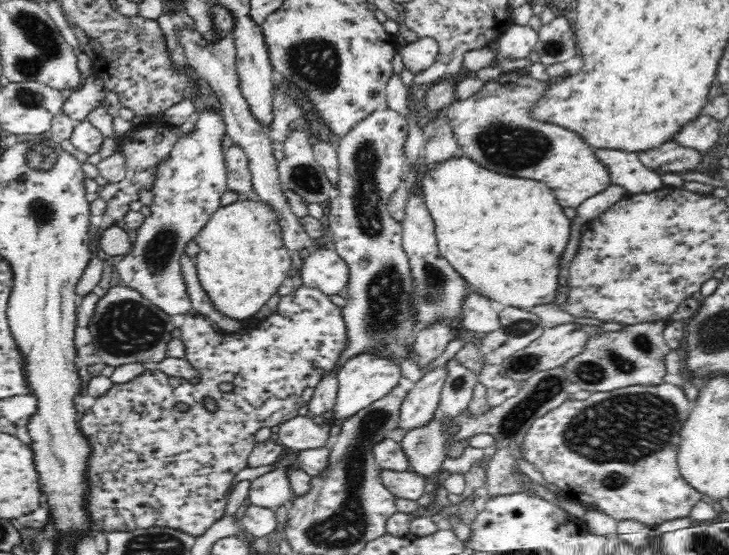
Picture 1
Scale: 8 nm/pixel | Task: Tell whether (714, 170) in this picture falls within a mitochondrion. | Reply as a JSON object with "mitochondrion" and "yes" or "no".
{"mitochondrion":"no"}

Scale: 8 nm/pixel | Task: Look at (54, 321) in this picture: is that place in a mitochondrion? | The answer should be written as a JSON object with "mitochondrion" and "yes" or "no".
{"mitochondrion":"no"}

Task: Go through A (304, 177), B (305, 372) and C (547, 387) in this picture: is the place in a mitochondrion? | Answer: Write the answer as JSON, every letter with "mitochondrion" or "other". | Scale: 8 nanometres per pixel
{"A":"mitochondrion","B":"other","C":"mitochondrion"}

